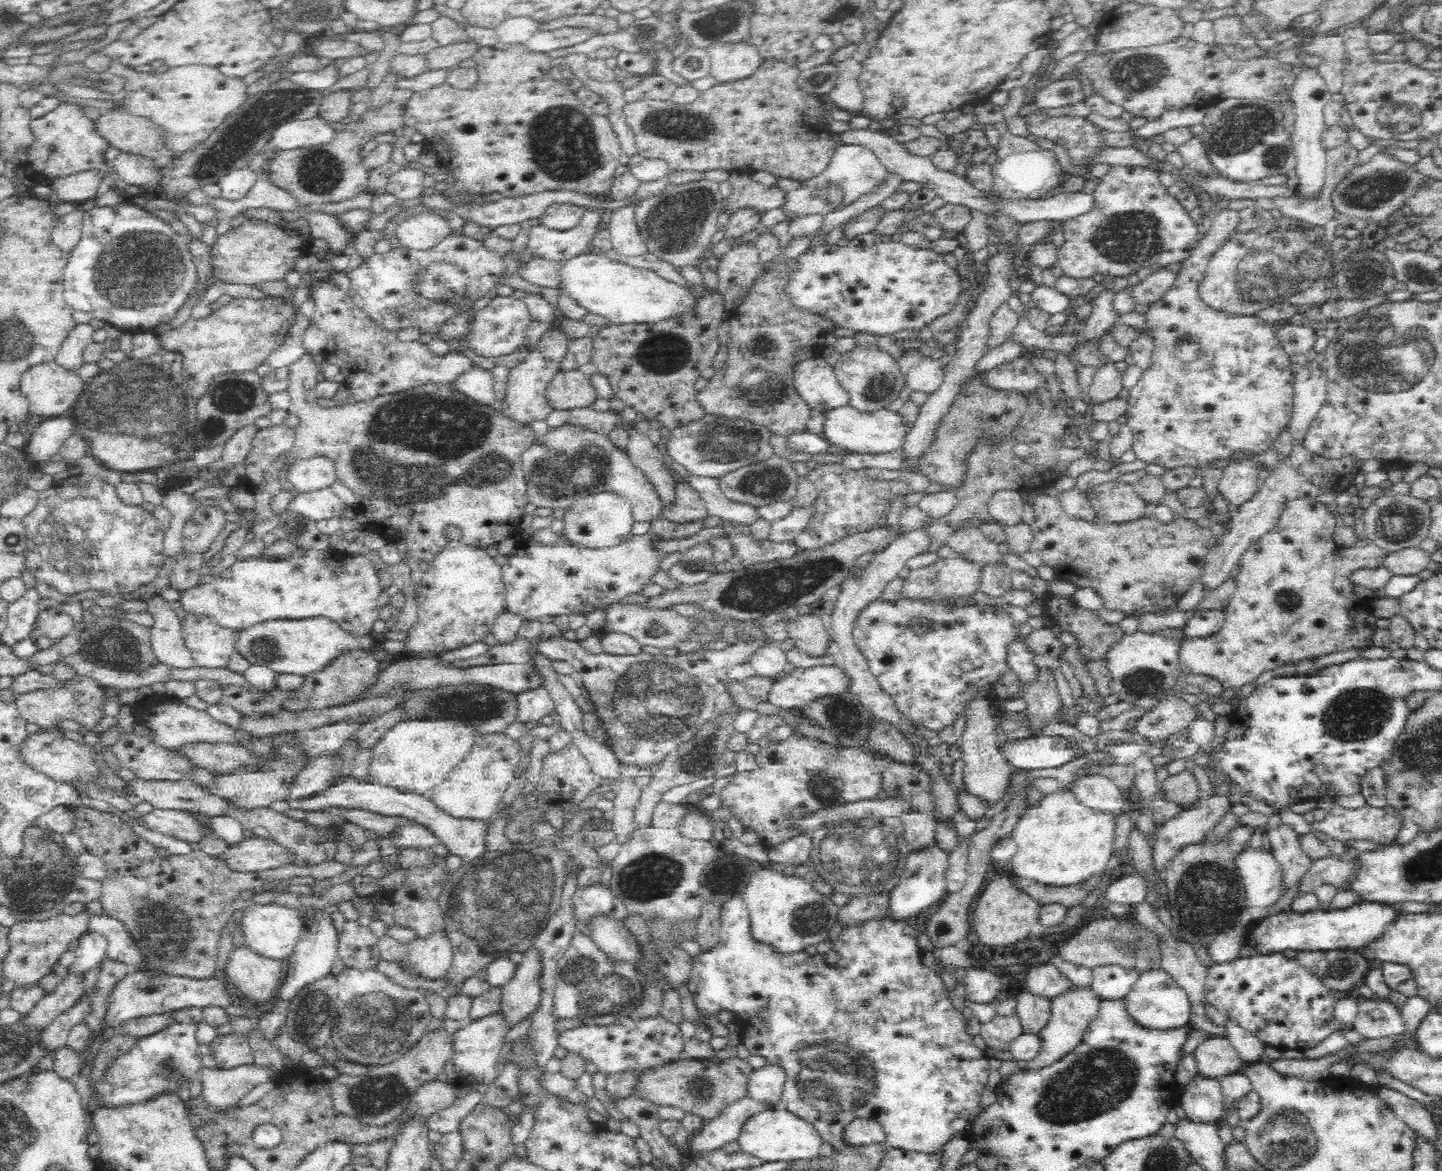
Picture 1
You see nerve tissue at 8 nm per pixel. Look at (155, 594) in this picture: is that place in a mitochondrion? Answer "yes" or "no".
no

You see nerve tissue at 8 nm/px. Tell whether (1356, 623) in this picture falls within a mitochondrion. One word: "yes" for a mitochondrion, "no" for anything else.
yes

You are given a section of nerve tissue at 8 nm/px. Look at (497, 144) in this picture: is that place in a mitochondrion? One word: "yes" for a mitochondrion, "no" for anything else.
no

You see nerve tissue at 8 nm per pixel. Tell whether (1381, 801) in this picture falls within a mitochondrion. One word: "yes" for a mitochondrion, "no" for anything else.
no

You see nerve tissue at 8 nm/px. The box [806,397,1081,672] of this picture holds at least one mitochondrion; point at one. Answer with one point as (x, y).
(920, 625)

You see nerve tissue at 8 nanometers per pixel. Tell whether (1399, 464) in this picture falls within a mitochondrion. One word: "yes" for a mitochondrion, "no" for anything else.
no

